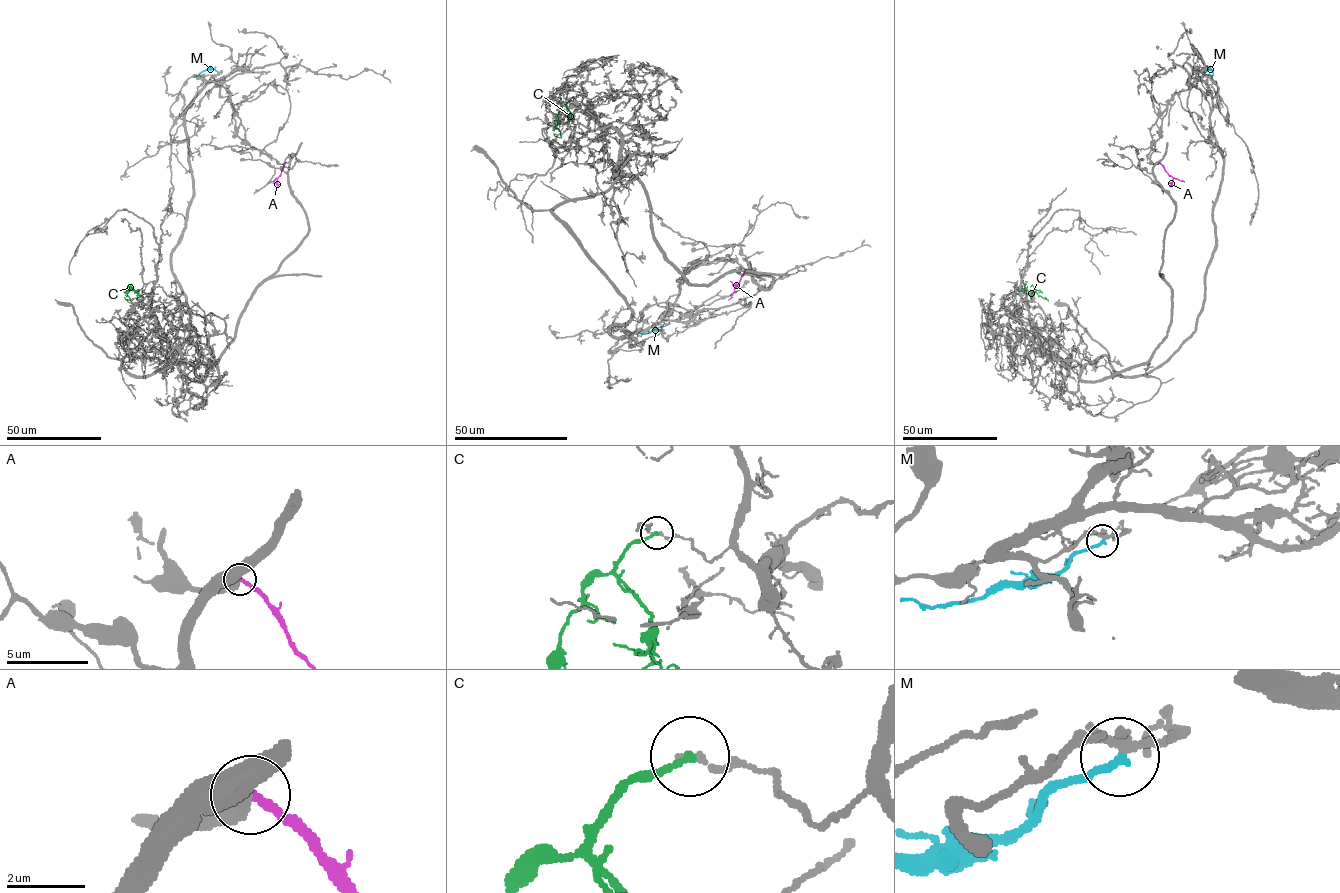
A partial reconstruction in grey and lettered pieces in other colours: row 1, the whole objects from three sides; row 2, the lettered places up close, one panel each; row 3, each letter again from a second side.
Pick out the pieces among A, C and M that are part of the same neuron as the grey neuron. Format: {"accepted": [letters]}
{"accepted": ["M"]}

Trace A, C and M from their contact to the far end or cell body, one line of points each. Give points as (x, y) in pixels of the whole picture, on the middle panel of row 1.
A: (746, 270), (728, 300)
C: (571, 100), (557, 115), (561, 136), (553, 133)
M: (666, 325), (659, 330), (638, 333)

